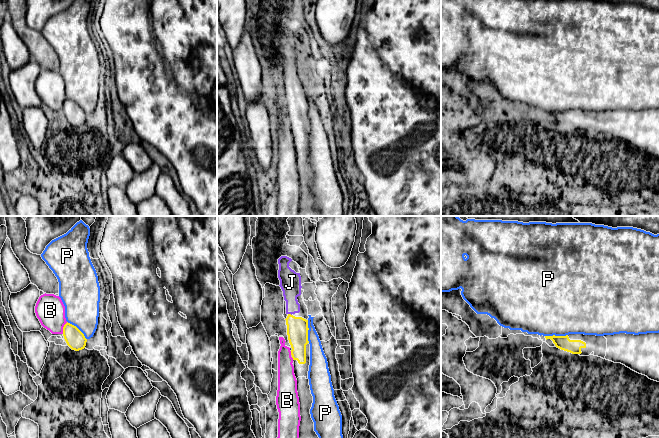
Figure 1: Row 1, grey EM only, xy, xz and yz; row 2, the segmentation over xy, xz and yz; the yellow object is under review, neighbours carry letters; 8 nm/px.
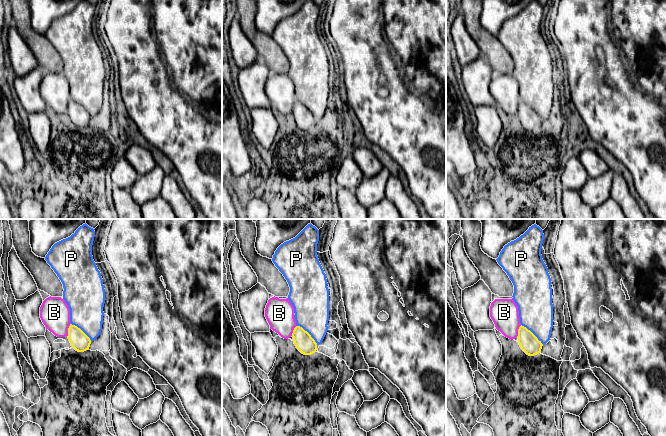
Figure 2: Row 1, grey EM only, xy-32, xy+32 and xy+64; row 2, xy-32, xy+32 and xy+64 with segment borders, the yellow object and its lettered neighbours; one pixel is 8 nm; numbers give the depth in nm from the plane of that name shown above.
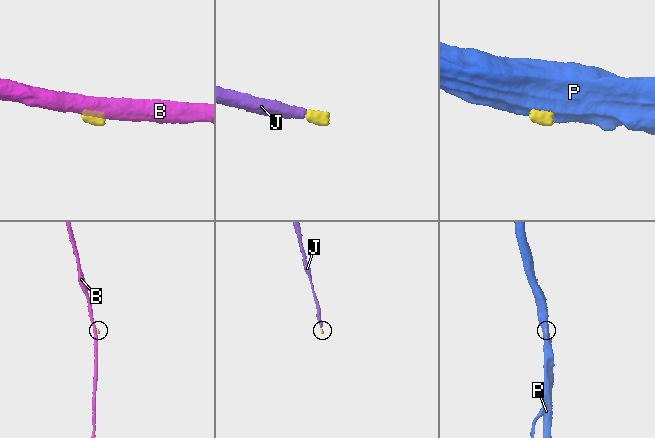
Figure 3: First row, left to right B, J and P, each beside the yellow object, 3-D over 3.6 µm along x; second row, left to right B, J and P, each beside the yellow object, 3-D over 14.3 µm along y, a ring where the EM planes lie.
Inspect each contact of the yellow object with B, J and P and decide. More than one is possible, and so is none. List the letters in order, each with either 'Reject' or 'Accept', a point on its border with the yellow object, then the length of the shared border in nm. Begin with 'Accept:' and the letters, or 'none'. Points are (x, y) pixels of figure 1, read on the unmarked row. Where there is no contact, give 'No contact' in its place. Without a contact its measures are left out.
Accept: J
B: Reject. Touches yellow at xy (63, 104). Shared border 100 nm
J: Accept. Touches yellow at xz (290, 90). Shared border 40 nm
P: Reject. Touches yellow at xz (307, 107). Shared border 180 nm

